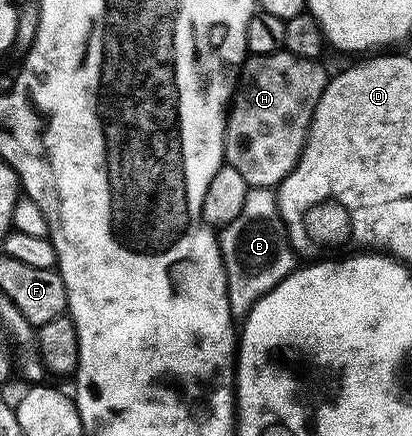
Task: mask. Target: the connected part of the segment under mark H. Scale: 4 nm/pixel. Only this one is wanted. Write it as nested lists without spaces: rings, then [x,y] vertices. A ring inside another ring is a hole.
[[[288,50],[271,55],[250,55],[242,64],[238,86],[232,96],[226,117],[226,141],[224,144],[225,162],[254,189],[274,189],[277,183],[289,180],[302,146],[306,143],[306,133],[314,116],[316,105],[324,93],[328,74],[318,59],[296,57]]]

